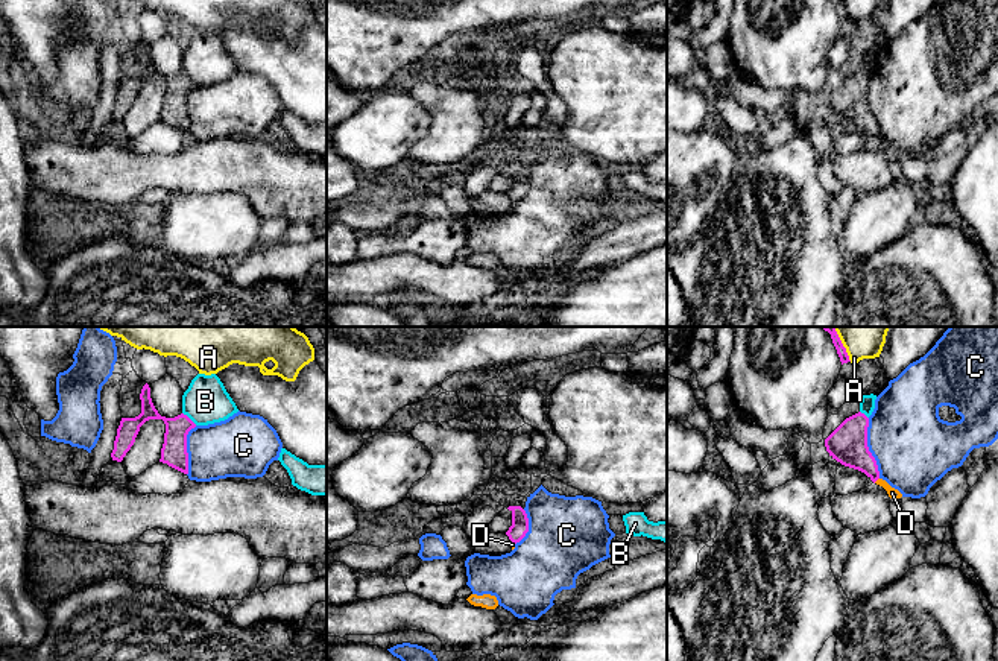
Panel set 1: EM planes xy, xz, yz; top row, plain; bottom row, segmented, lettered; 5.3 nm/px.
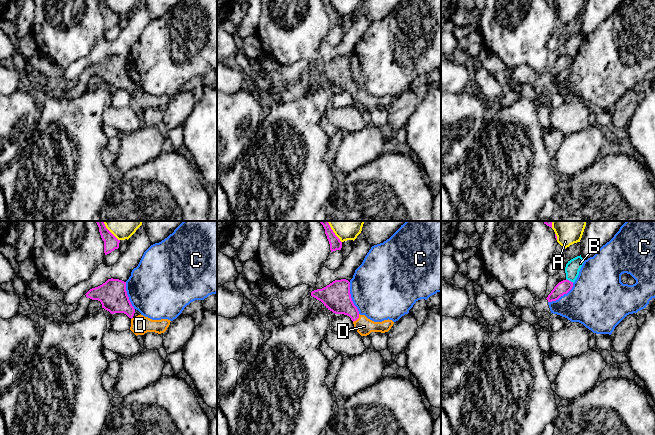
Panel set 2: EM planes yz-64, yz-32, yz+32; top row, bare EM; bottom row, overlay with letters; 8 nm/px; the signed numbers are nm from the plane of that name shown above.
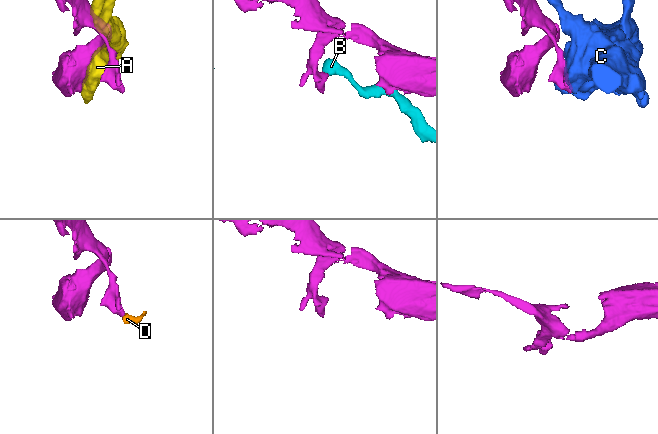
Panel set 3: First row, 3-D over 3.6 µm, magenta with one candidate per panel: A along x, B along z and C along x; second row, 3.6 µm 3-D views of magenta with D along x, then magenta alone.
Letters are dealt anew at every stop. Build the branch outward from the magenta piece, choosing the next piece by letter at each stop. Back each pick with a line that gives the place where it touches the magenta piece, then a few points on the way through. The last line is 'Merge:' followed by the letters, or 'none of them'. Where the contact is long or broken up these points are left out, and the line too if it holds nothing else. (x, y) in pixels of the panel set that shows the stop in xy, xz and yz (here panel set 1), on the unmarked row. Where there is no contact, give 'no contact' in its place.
D: contact yz (875, 140); way yz (848, 104), (869, 126), (875, 140), (892, 152)
Merge: D

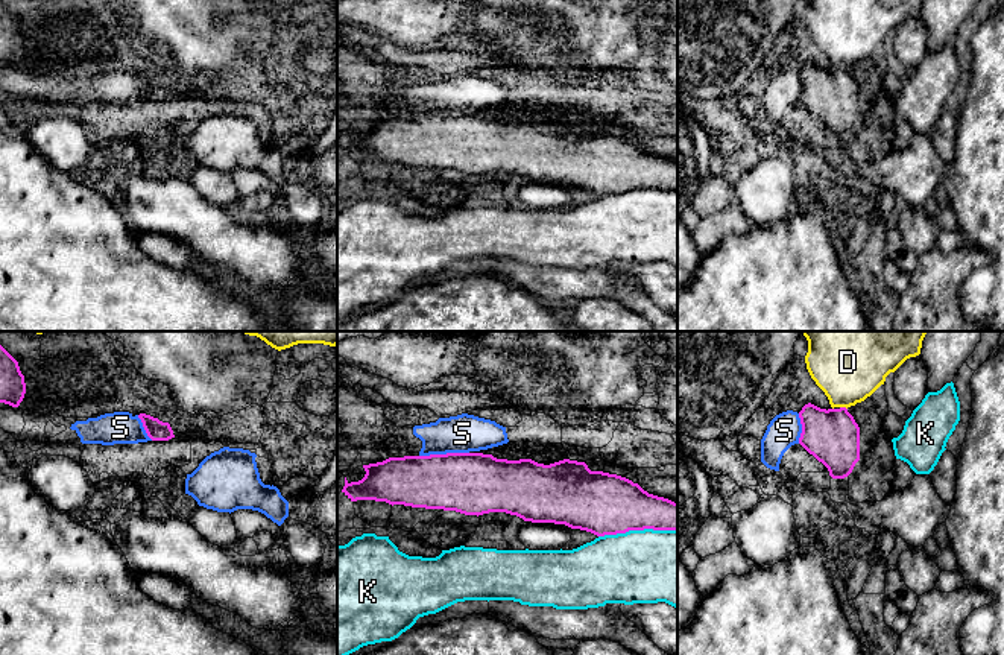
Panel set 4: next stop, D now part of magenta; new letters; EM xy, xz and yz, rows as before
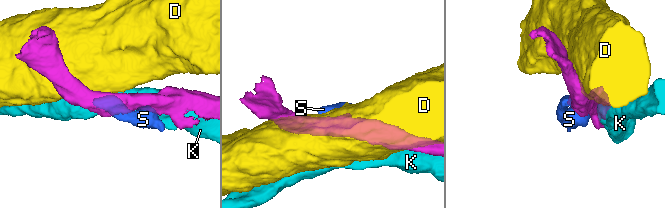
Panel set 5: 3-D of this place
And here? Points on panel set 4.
Merge: none of them

